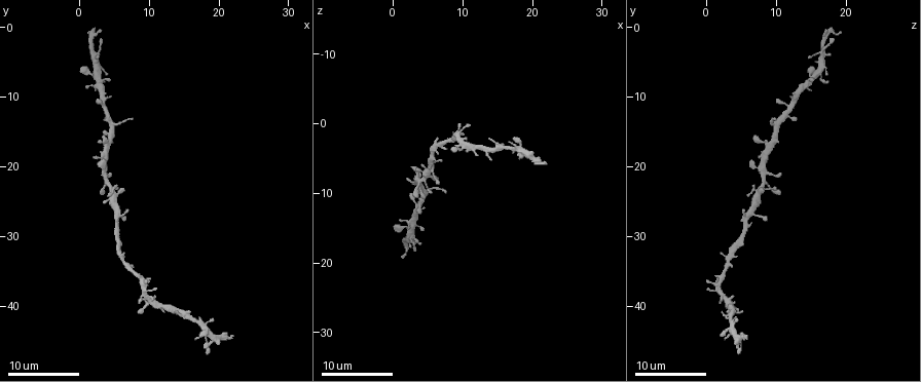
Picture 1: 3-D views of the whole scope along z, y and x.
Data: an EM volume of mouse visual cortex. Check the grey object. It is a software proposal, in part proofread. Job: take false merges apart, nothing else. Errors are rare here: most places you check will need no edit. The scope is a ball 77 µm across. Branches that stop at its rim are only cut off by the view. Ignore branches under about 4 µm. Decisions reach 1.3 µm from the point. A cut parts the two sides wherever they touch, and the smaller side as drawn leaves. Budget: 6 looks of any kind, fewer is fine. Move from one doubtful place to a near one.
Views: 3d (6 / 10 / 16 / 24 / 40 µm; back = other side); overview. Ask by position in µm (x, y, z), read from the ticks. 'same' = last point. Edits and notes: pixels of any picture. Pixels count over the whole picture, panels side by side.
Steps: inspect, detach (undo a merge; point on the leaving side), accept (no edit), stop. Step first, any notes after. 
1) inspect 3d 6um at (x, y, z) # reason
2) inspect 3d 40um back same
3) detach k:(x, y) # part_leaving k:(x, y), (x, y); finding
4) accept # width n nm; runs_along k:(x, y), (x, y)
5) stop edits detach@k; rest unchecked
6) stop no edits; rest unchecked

inspect 3d 16um at (20.0, 44.5, 5.0) # sudden change in width

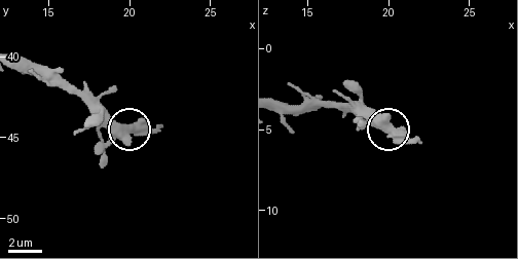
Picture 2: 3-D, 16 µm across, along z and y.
accept # all the same neuron

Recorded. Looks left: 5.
inspect 3d 10um at (16.0, 42.0, 3.5) # thin neck

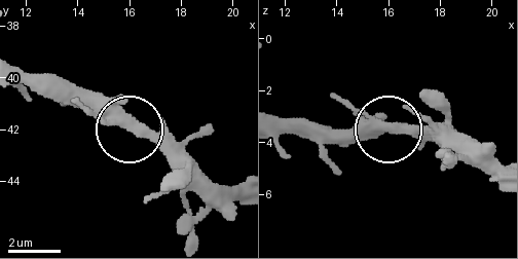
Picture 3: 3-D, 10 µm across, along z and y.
inspect 3d 6um at (16.2, 41.6, 3.5)

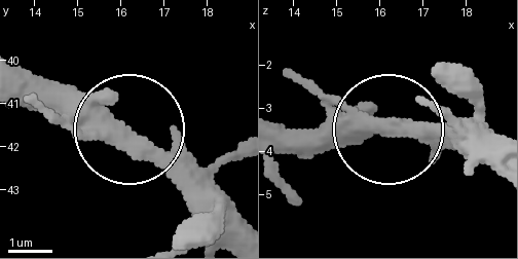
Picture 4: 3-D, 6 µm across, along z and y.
accept # all the same neuron

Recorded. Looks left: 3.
inspect 3d 10um at (5.0, 26.0, 7.0)

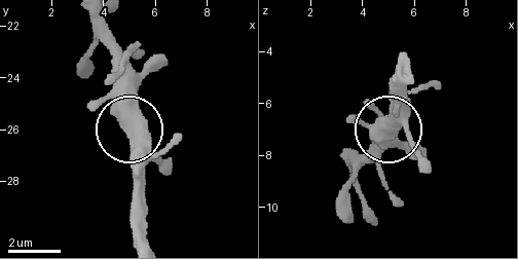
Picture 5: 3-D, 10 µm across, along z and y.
accept # side_arm 32 um; one neuron here

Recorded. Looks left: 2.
stop no edits; rest unchecked

